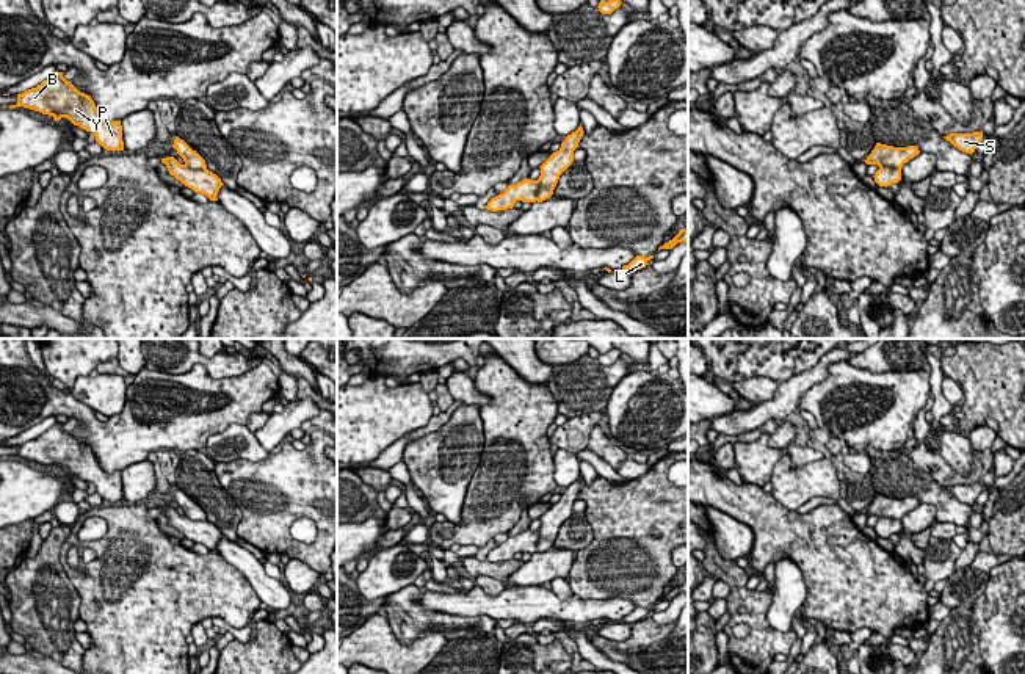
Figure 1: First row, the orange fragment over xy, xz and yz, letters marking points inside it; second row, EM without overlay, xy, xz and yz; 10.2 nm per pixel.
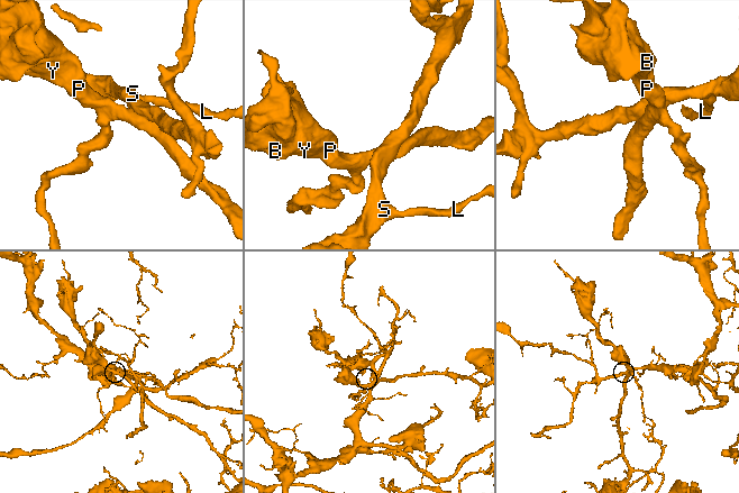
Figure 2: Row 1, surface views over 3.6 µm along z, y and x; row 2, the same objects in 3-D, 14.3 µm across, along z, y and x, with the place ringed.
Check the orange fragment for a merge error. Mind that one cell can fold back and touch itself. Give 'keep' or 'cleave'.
cleave

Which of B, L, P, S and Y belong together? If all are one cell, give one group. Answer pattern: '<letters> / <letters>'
B P Y / L S

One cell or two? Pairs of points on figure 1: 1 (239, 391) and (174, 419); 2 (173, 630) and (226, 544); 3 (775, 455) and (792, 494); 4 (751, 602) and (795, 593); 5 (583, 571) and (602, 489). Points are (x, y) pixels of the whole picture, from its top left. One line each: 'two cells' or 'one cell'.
1: one cell
2: two cells
3: two cells
4: two cells
5: one cell

